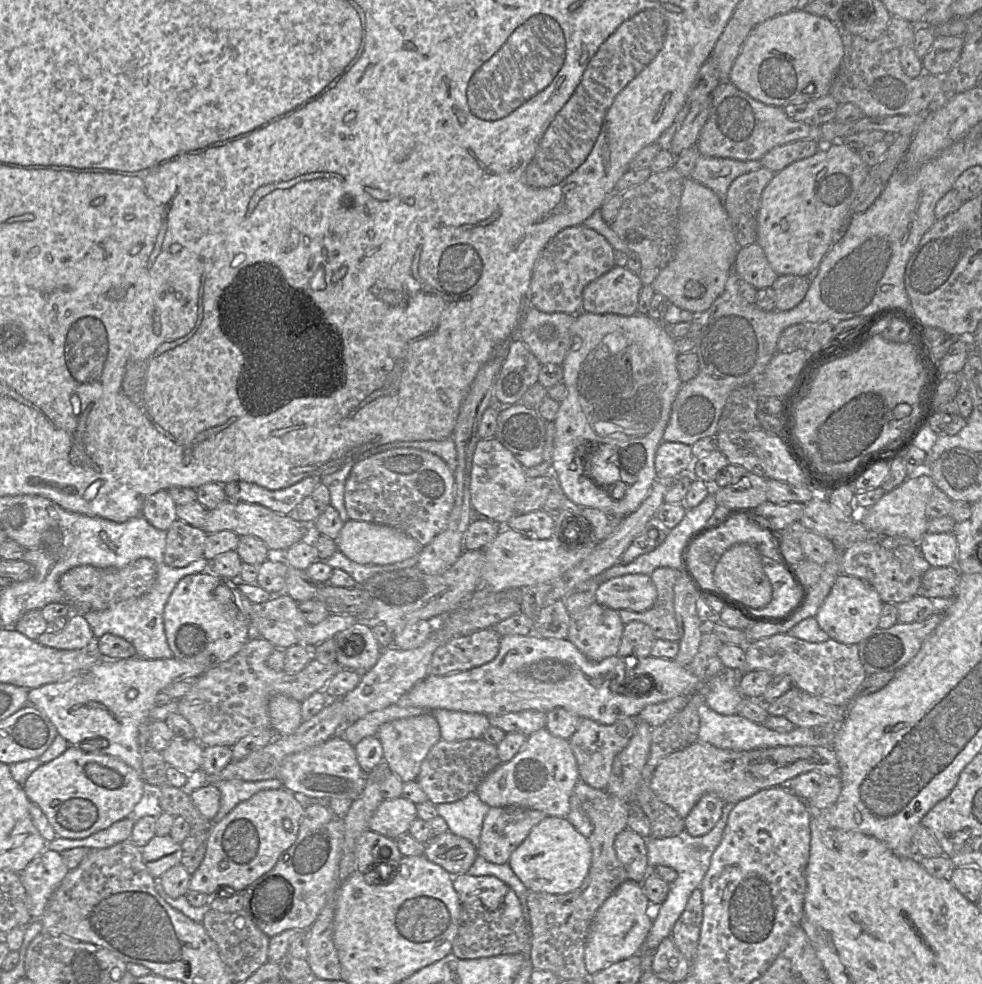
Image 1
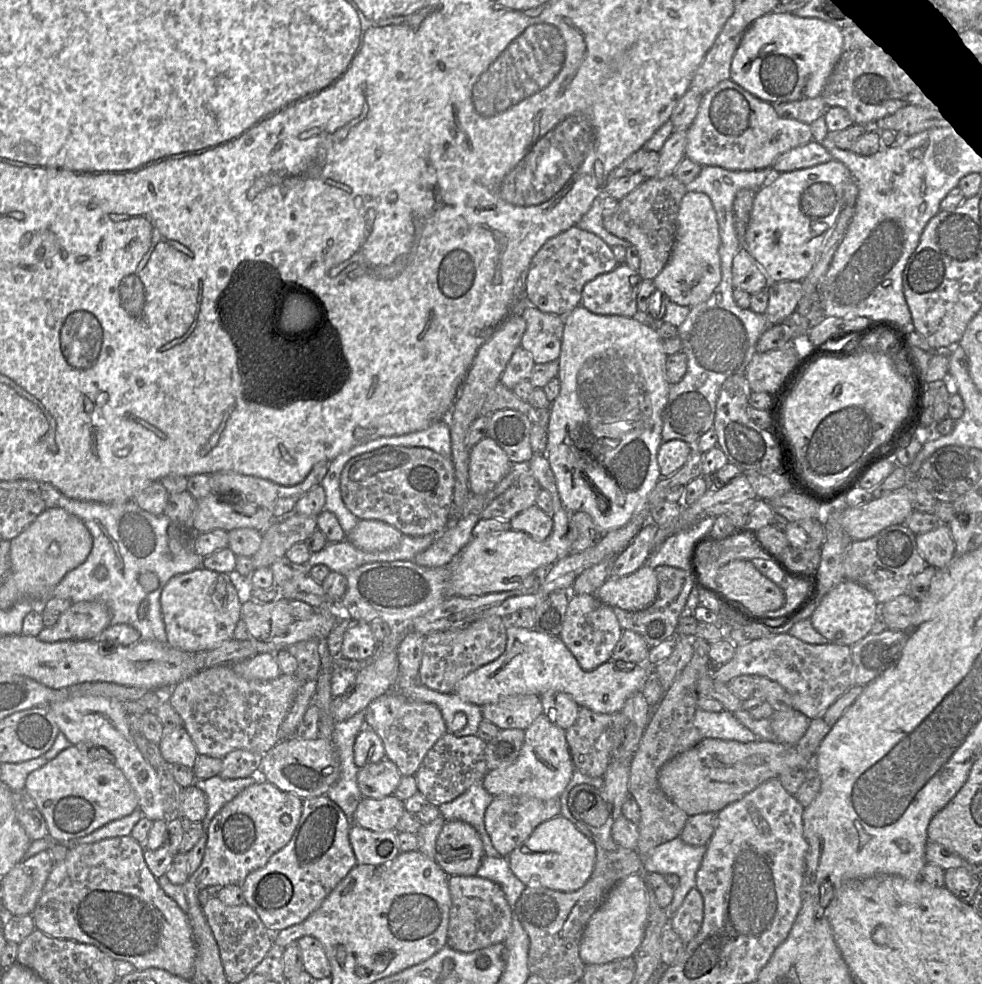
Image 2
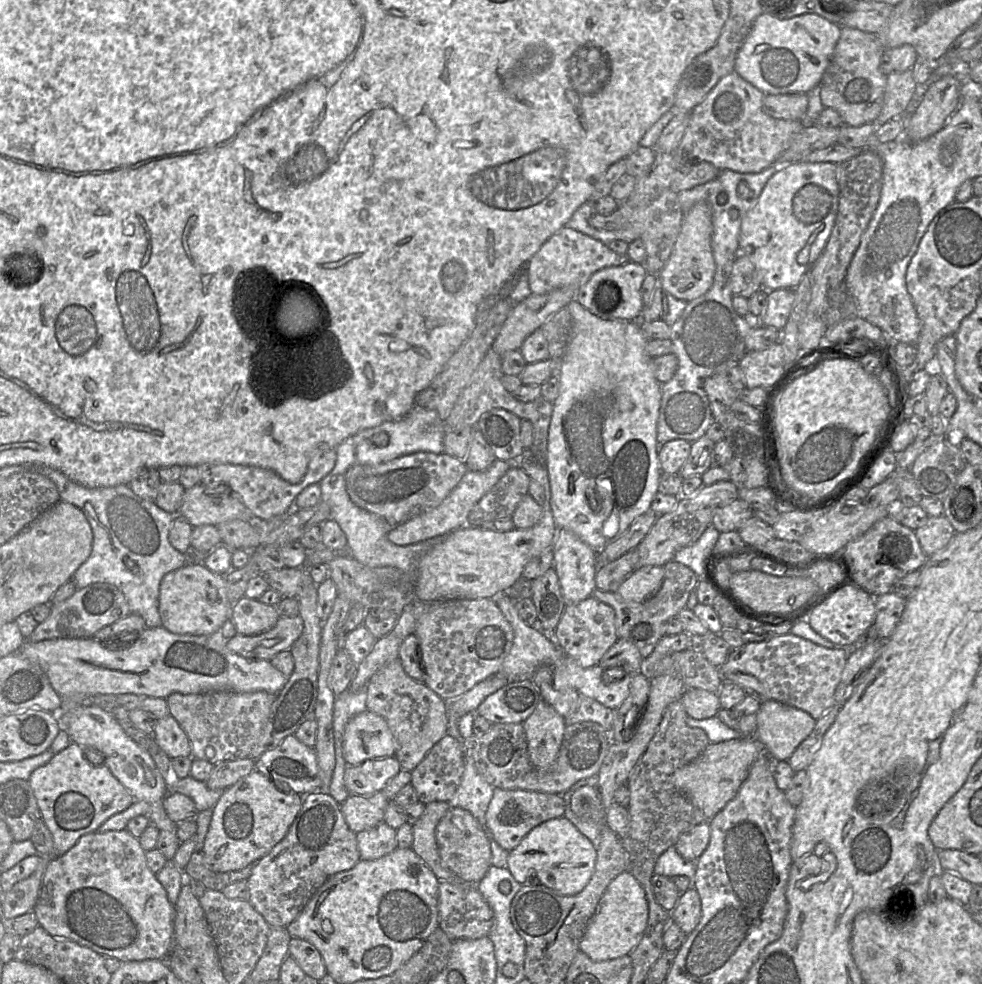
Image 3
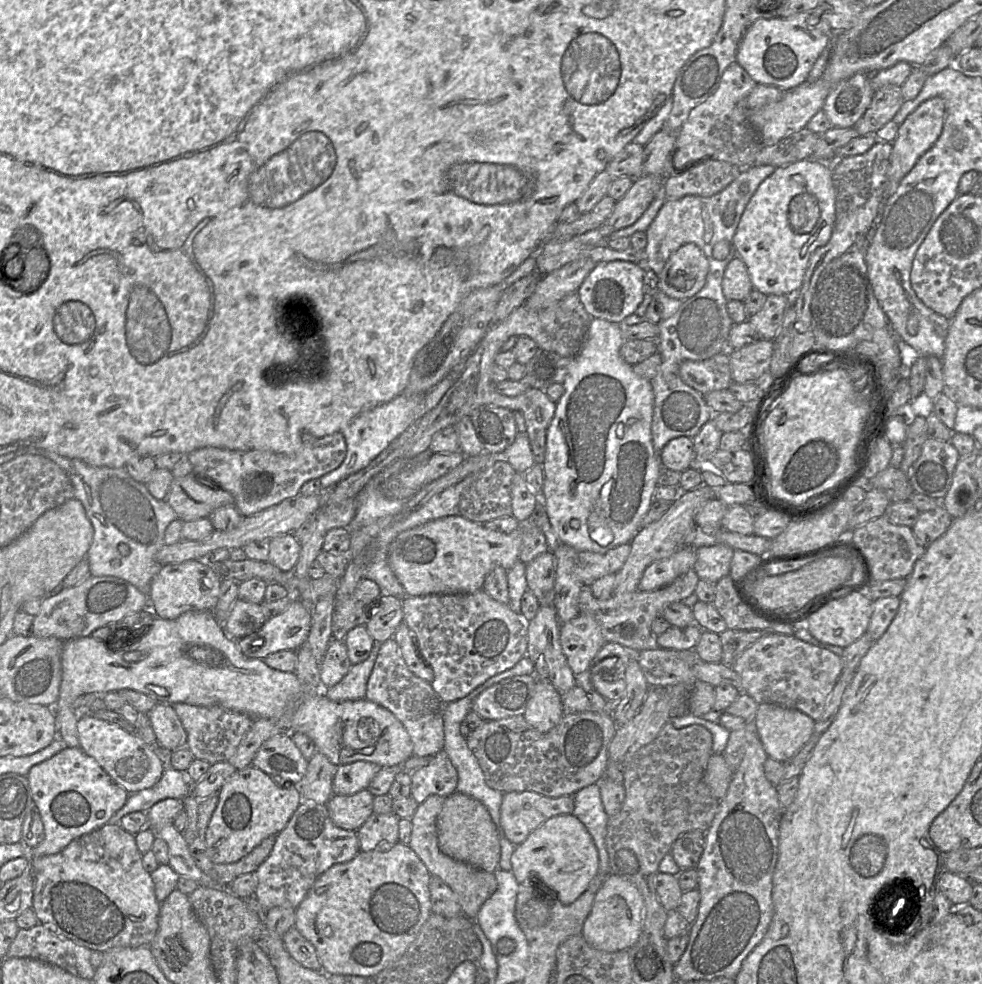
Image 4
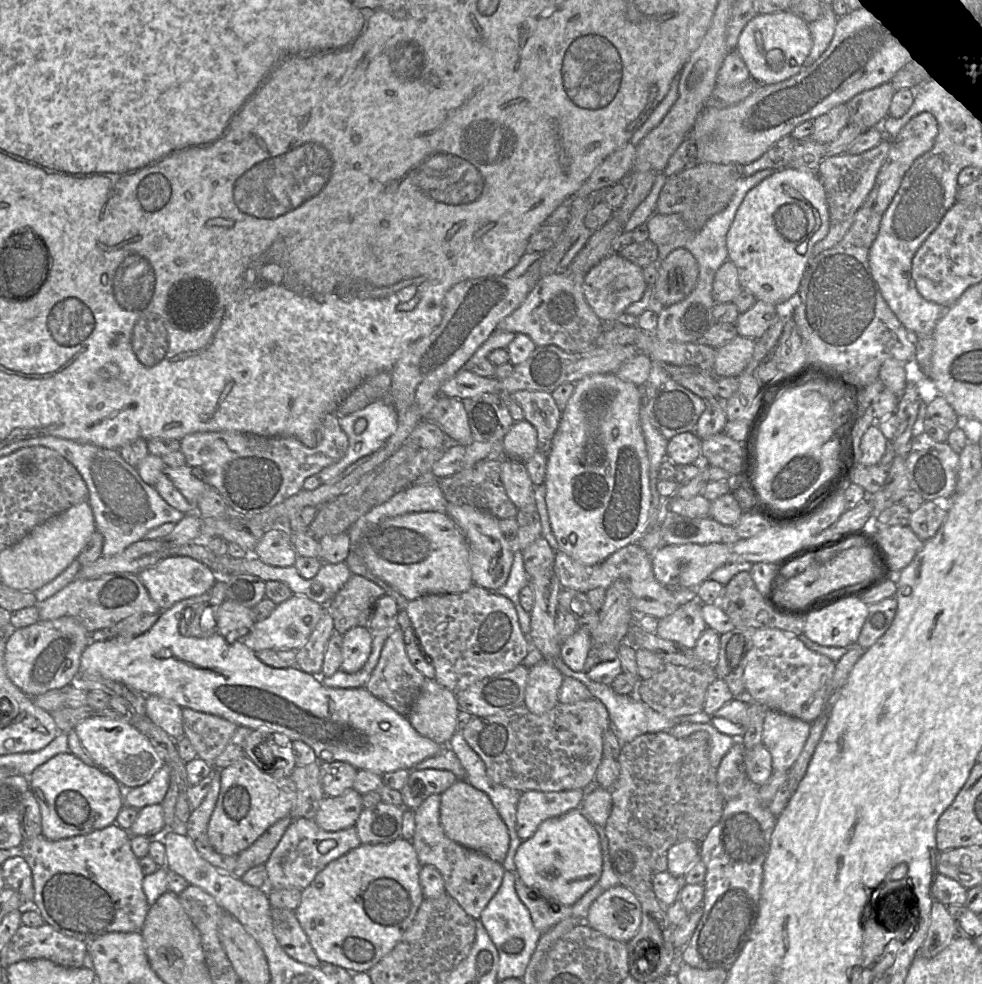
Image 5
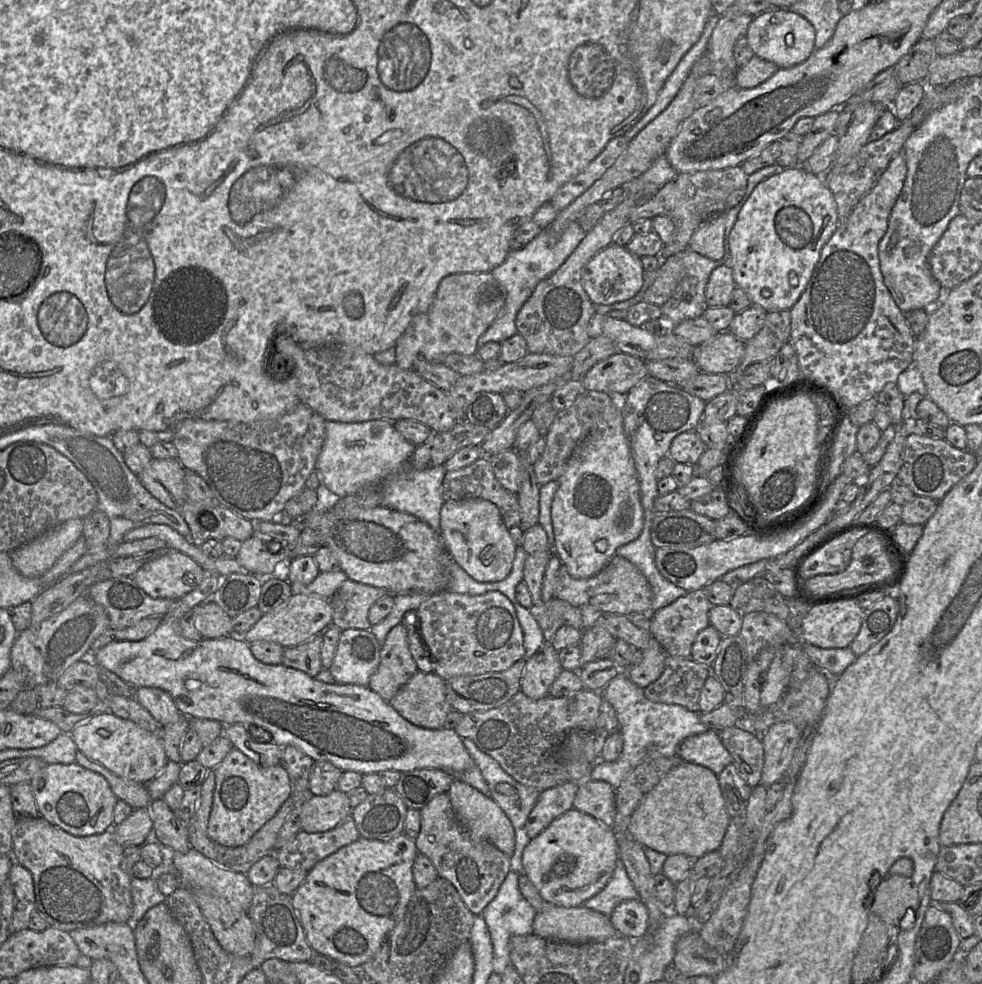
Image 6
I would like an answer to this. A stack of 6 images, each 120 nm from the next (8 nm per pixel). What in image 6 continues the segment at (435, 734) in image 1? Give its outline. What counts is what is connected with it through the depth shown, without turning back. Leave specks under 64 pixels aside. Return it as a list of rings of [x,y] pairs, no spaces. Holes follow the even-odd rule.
[[[399,623],[387,634],[380,650],[379,665],[368,687],[389,702],[417,671],[409,650],[407,630]]]

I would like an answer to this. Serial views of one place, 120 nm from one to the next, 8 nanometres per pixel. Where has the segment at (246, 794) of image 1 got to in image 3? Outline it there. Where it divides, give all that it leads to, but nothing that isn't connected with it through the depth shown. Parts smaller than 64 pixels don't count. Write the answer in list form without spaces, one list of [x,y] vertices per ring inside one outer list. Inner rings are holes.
[[[188,775],[185,778],[171,778],[168,792],[179,792],[189,796],[195,803],[197,811],[212,809],[224,790],[214,790],[205,781],[199,781]]]

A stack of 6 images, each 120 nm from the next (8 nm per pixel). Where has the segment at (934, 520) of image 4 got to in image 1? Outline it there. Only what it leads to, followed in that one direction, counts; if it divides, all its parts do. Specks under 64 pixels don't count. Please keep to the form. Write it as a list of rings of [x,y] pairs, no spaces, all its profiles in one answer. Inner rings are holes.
[[[925,533],[918,548],[931,567],[945,567],[957,561],[957,540],[953,533]]]

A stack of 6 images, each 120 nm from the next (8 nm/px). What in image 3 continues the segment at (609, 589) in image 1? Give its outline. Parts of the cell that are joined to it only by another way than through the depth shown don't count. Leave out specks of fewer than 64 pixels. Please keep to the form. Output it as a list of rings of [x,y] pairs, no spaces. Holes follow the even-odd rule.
[[[646,565],[631,572],[616,588],[626,601],[643,602],[654,596],[664,578],[663,566]]]

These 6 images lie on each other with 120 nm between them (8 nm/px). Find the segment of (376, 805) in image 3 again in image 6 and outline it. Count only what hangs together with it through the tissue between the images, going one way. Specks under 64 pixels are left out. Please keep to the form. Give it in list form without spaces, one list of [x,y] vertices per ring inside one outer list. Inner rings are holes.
[[[340,790],[327,795],[310,795],[301,807],[301,830],[326,832],[350,817],[352,810],[348,794]]]

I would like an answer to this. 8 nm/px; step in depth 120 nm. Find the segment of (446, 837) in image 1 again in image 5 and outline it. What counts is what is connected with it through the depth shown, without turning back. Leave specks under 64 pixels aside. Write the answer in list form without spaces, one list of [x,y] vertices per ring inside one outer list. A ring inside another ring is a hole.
[[[457,780],[441,794],[440,822],[446,836],[454,842],[478,851],[493,861],[504,861],[510,841],[507,826],[489,797],[467,781]]]

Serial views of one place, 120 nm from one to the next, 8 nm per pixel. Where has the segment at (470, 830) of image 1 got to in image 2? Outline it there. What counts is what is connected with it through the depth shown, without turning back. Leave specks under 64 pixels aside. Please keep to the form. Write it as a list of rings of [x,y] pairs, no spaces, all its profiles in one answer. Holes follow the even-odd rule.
[[[481,781],[472,784],[460,796],[438,808],[446,821],[461,820],[473,826],[480,835],[484,855],[496,858],[500,857],[499,853],[494,848],[484,823],[485,811],[493,798]]]

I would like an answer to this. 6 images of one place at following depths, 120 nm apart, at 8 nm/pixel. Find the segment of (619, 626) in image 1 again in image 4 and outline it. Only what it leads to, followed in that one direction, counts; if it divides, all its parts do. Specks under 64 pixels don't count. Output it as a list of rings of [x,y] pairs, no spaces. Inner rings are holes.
[[[579,613],[560,625],[560,644],[568,665],[576,676],[585,676],[589,666],[606,643],[593,616]]]

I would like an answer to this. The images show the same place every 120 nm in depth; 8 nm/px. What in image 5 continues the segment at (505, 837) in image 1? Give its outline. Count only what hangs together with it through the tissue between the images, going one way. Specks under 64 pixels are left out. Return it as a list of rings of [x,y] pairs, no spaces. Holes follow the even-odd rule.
[[[586,789],[521,792],[516,810],[516,831],[519,838],[524,841],[533,836],[546,819],[579,809],[585,793]]]

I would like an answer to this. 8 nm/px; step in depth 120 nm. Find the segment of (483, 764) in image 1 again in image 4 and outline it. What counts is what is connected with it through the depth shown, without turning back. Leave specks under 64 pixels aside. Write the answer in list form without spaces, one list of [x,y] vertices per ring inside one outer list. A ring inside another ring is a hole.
[[[445,750],[435,754],[428,765],[411,773],[411,797],[423,803],[428,797],[448,797],[457,791],[458,773]]]

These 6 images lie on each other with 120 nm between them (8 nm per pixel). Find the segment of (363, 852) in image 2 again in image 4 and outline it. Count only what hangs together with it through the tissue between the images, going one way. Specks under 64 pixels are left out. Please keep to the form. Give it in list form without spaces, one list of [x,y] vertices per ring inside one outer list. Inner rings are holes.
[[[373,813],[358,829],[360,851],[369,852],[399,842],[399,820],[395,813]]]

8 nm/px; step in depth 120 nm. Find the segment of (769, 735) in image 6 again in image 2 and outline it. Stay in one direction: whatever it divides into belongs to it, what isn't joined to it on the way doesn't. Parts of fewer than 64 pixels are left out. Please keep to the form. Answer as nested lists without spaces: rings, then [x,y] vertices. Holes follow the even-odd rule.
[[[797,710],[774,711],[769,720],[774,739],[787,745],[796,745],[811,721]]]

